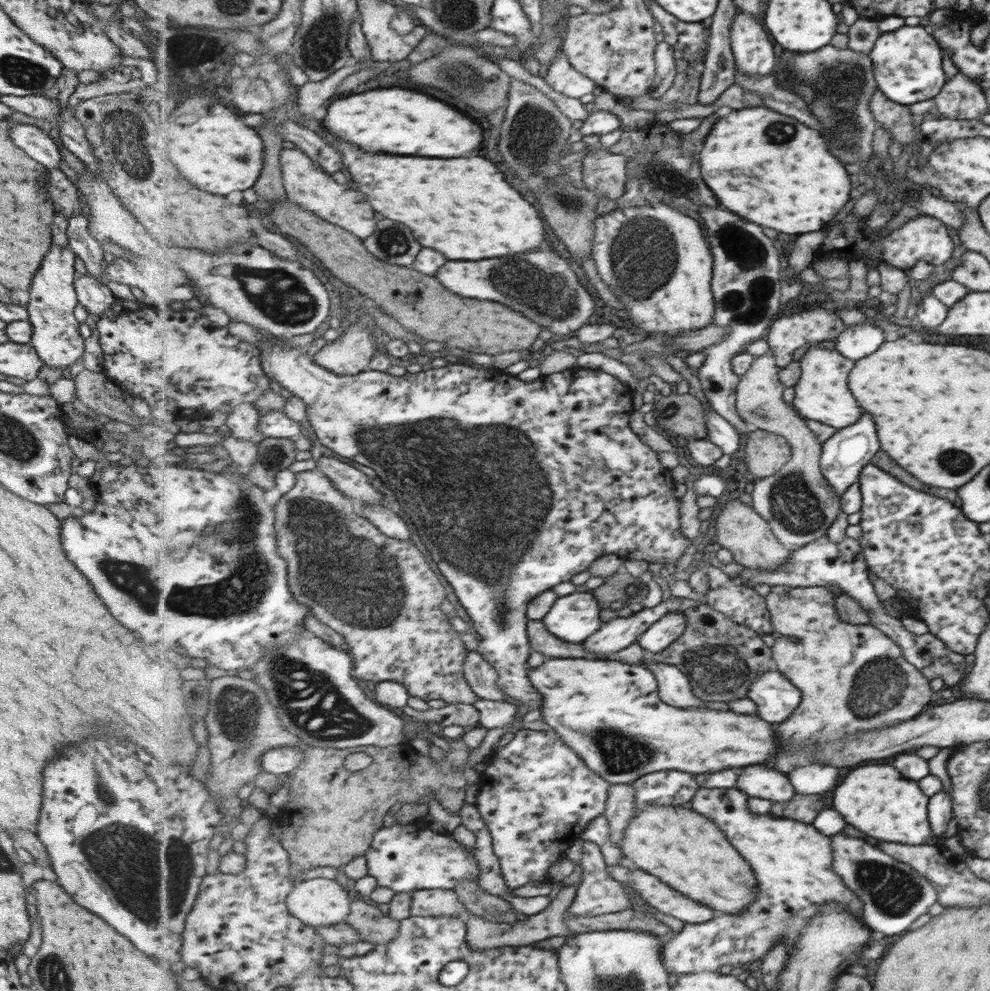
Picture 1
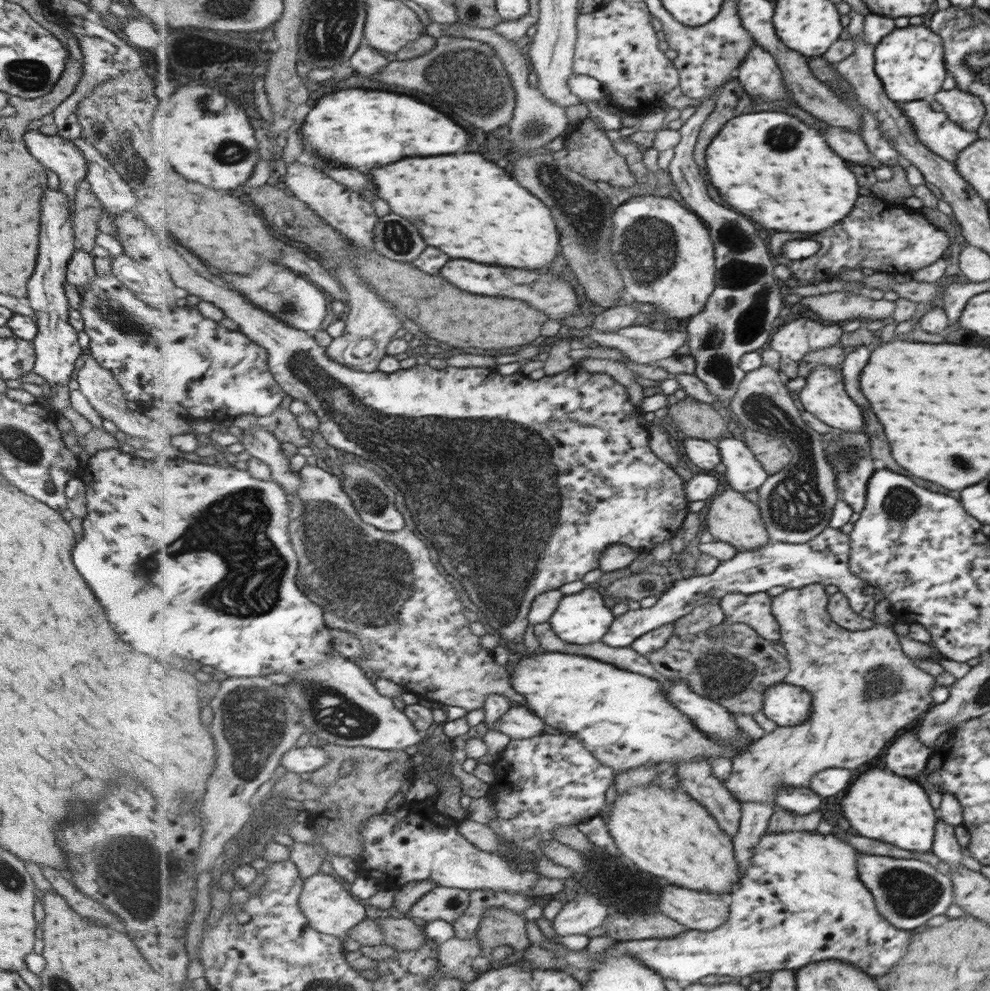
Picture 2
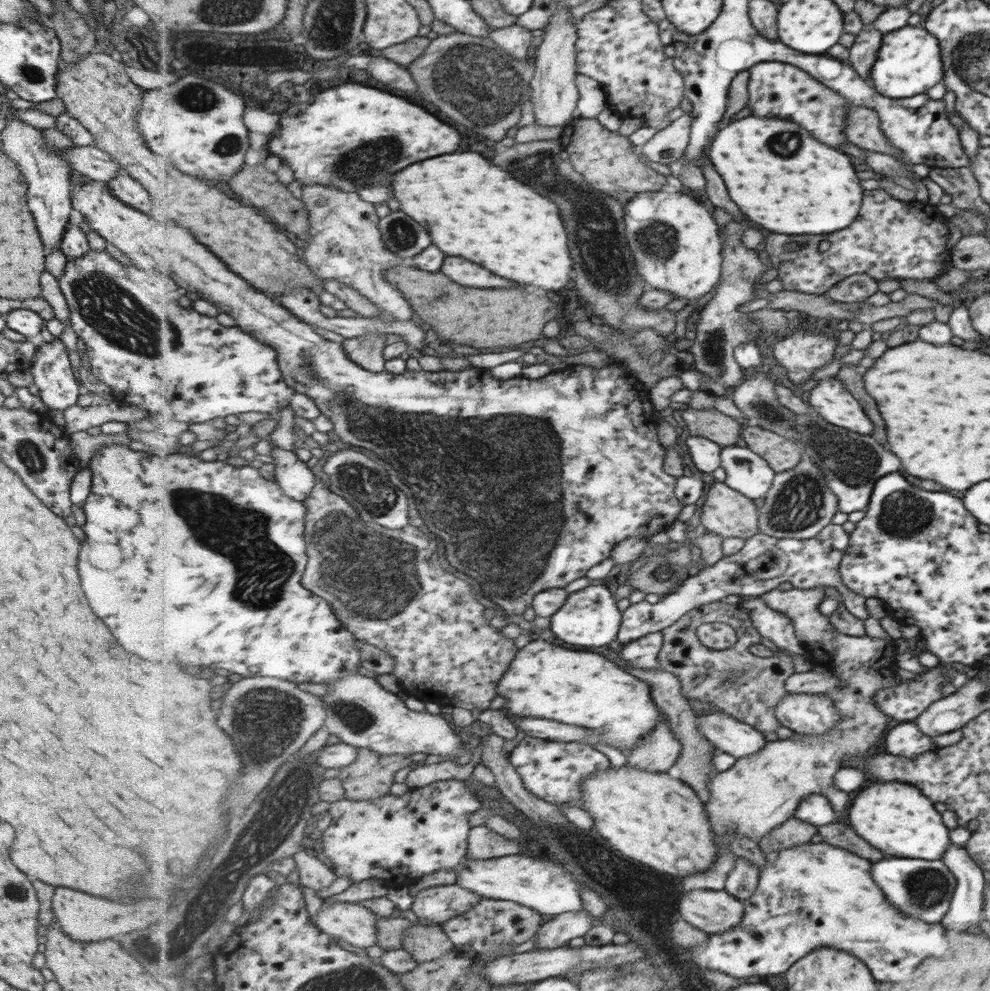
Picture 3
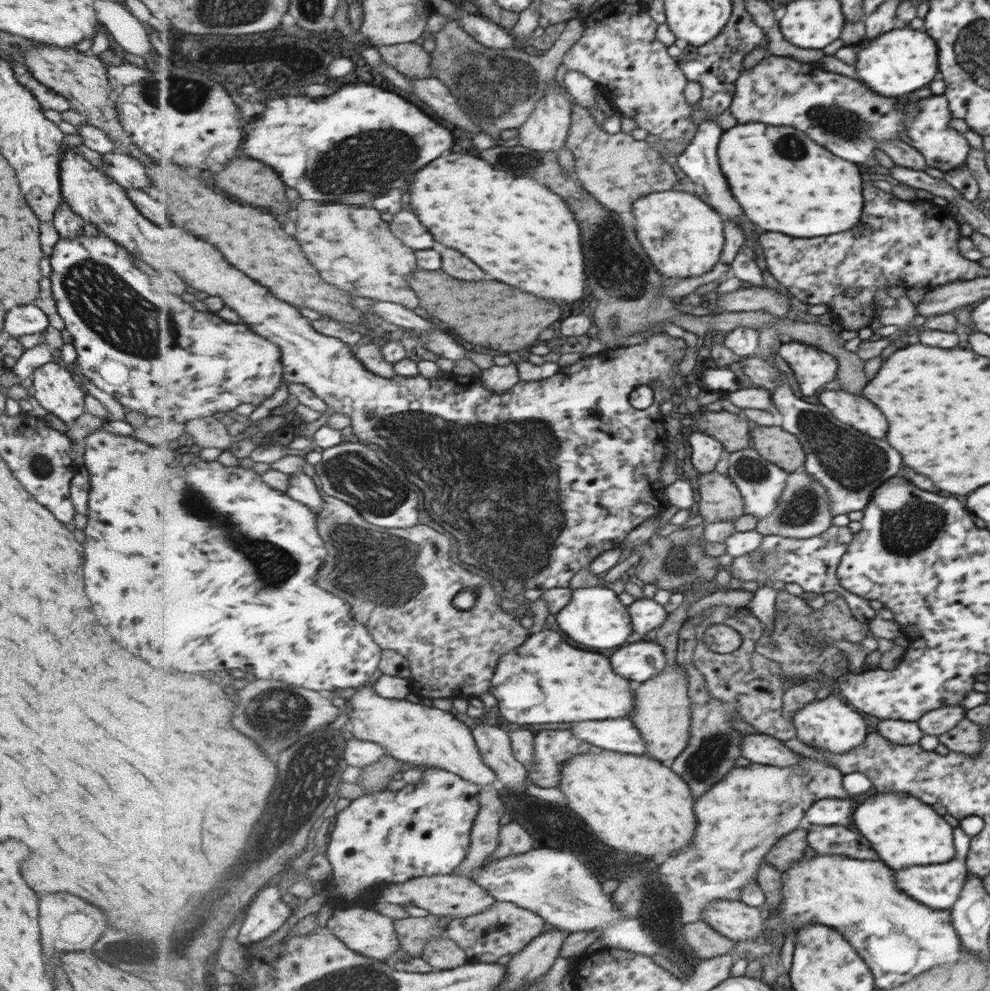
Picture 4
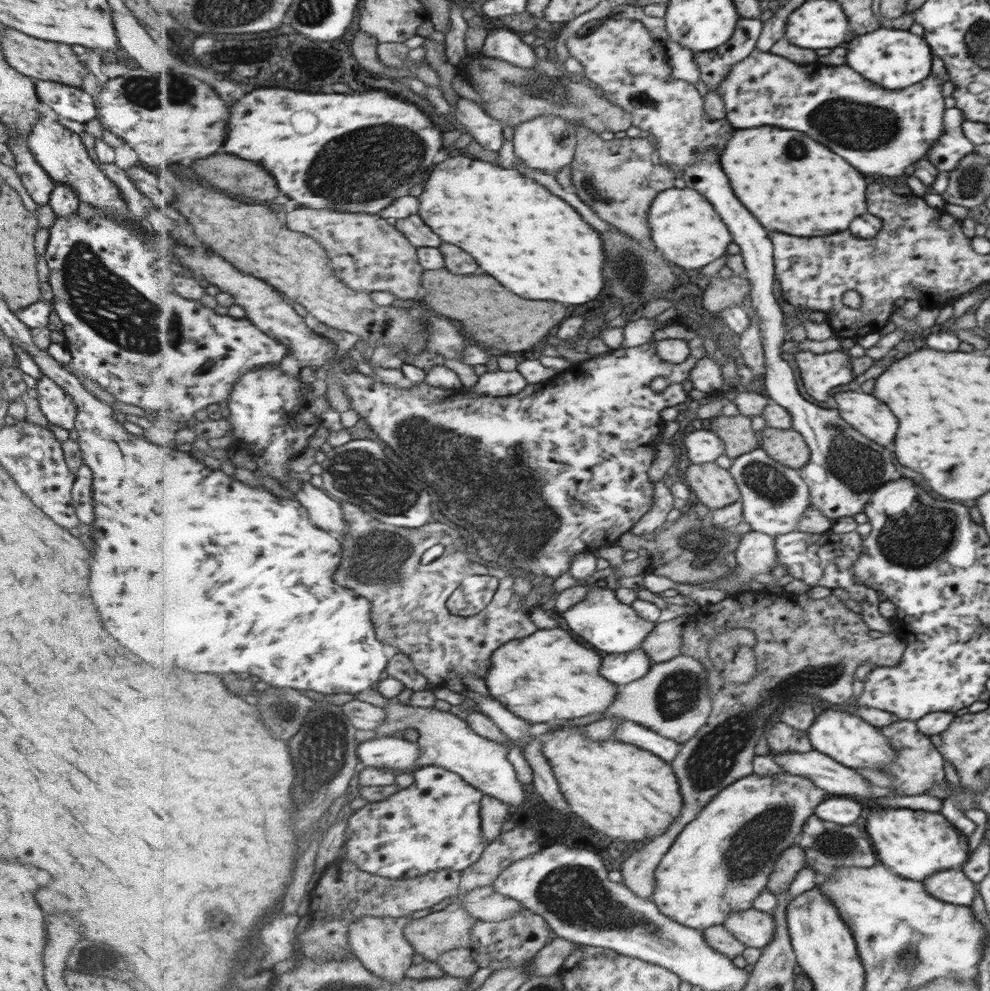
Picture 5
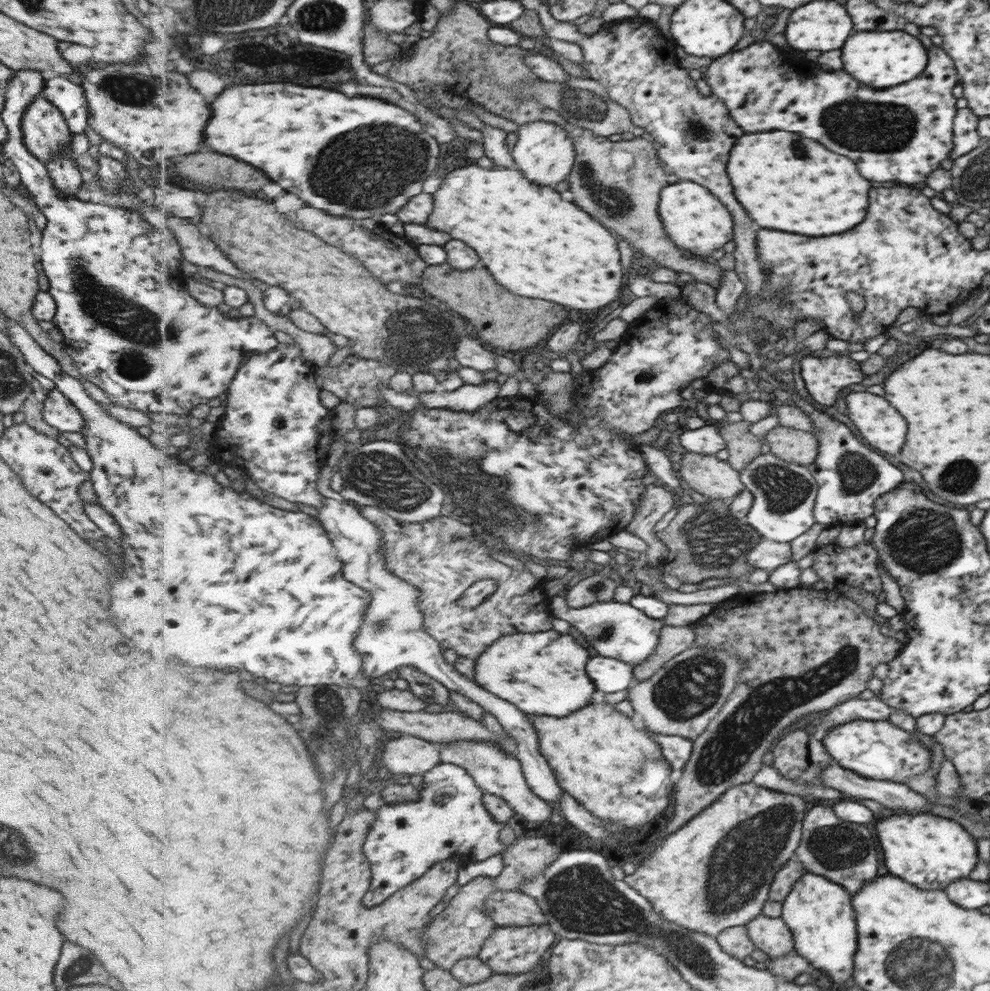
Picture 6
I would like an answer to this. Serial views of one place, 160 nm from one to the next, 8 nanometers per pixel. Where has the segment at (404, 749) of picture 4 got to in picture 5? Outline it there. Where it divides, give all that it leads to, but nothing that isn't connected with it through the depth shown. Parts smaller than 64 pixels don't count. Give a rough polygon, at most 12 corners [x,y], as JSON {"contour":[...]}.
{"contour":[[384,706],[379,737],[418,731],[439,766],[507,807],[525,802],[510,750],[434,707]]}

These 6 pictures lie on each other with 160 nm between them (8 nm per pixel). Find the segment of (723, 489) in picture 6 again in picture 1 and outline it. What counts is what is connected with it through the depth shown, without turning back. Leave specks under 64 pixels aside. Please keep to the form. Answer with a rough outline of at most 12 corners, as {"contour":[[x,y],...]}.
{"contour":[[733,499],[715,541],[746,568],[778,570],[792,550],[753,507]]}

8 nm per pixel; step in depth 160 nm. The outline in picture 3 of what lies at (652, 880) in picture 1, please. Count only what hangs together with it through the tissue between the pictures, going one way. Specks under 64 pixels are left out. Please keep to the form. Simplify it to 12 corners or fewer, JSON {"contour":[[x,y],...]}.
{"contour":[[723,890],[683,891],[682,919],[713,936],[743,922]]}

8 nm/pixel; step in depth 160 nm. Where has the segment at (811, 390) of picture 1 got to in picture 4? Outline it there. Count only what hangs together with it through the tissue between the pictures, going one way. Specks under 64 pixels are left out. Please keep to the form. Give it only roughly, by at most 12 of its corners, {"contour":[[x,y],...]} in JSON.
{"contour":[[842,390],[818,396],[843,424],[883,438],[887,422],[865,398]]}

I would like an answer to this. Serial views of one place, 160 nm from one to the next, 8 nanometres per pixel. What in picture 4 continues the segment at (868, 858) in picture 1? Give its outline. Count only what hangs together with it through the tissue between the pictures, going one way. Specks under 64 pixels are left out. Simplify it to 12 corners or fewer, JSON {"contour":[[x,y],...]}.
{"contour":[[955,832],[955,856],[902,868],[895,884],[927,908],[948,909],[967,875],[970,837]]}

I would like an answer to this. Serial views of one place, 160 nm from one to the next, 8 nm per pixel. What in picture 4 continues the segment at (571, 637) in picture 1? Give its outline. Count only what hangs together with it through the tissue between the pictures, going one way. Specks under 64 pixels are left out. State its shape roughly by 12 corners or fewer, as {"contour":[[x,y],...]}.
{"contour":[[609,585],[575,589],[555,617],[593,648],[636,638],[630,609]]}

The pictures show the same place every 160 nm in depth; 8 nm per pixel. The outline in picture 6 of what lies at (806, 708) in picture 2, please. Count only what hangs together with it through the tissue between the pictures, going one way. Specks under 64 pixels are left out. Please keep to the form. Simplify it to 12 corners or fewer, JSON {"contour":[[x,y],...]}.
{"contour":[[889,720],[820,732],[837,765],[895,781],[931,768],[931,751]]}

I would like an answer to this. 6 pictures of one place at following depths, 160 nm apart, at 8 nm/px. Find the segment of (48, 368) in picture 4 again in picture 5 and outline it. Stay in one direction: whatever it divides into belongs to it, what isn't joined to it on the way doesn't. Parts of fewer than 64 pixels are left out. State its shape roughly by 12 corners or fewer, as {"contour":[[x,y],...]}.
{"contour":[[43,374],[35,389],[47,422],[73,429],[76,406],[54,380]]}

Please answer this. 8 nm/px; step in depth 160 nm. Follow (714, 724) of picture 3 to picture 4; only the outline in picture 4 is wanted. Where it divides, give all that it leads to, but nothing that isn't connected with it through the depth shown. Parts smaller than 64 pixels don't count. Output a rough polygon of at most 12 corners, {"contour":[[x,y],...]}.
{"contour":[[759,732],[745,735],[743,757],[788,767],[804,759],[782,740]]}

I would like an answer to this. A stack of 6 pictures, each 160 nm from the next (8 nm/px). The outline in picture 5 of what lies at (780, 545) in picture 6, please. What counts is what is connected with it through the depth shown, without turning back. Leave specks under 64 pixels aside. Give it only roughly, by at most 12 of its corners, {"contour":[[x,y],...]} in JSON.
{"contour":[[749,531],[735,551],[732,578],[715,581],[724,598],[778,564],[775,537]]}

